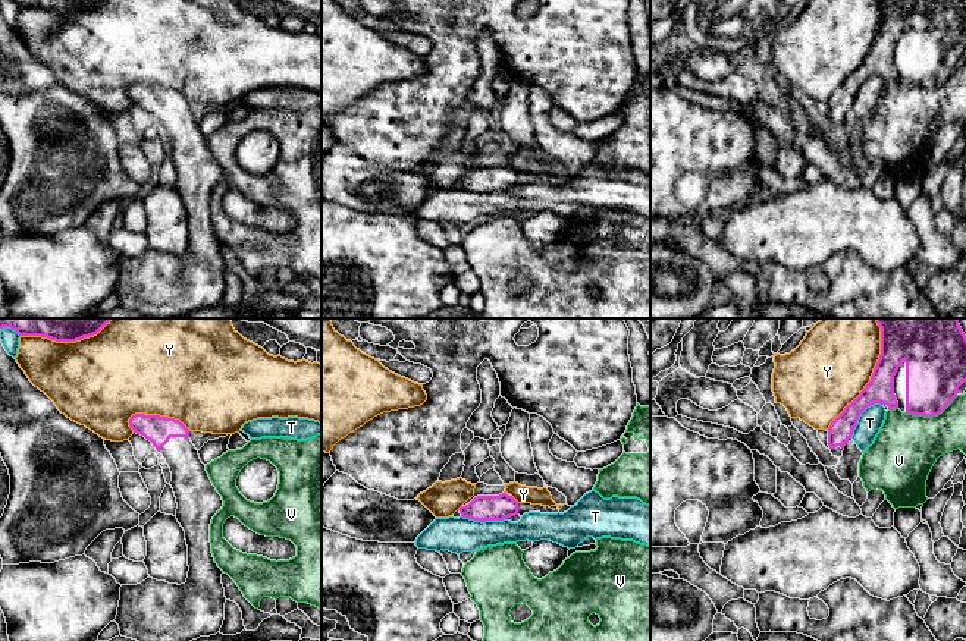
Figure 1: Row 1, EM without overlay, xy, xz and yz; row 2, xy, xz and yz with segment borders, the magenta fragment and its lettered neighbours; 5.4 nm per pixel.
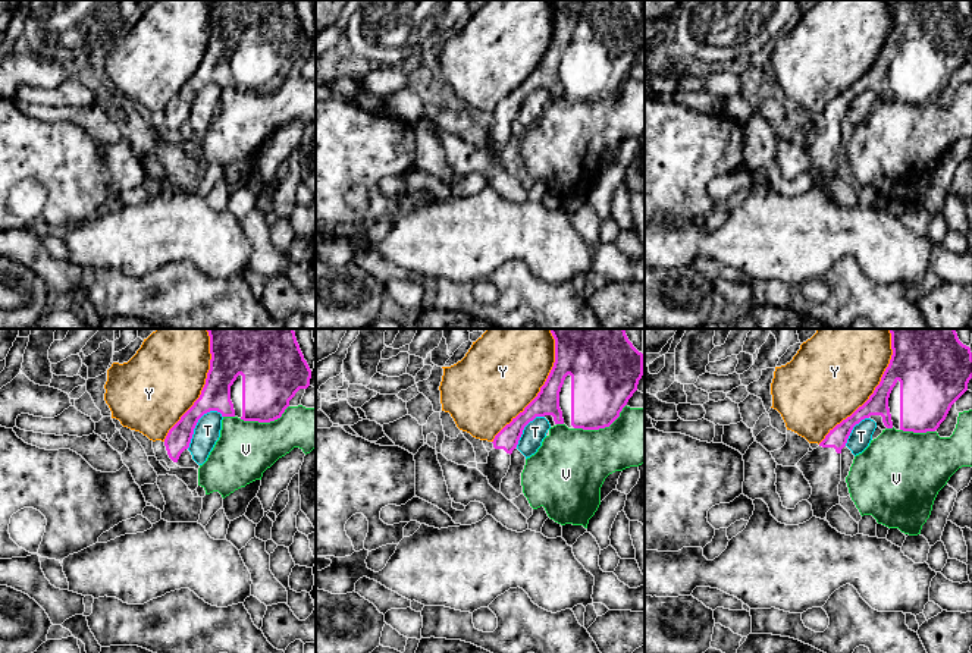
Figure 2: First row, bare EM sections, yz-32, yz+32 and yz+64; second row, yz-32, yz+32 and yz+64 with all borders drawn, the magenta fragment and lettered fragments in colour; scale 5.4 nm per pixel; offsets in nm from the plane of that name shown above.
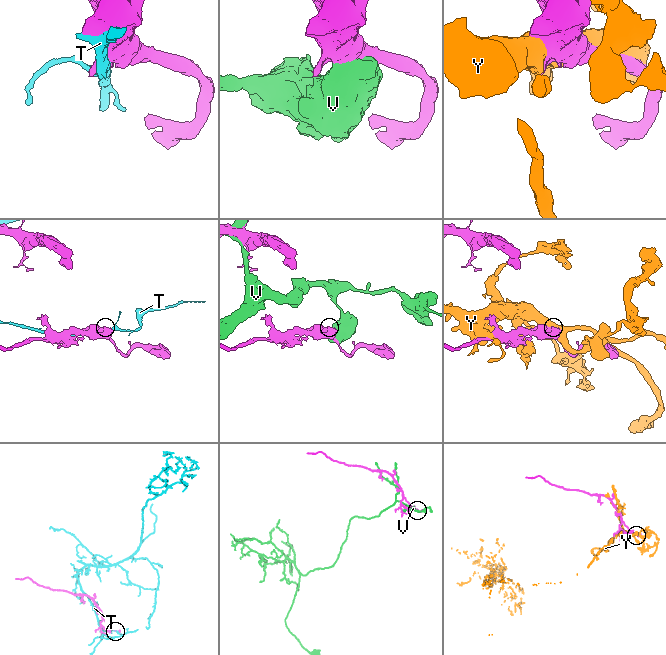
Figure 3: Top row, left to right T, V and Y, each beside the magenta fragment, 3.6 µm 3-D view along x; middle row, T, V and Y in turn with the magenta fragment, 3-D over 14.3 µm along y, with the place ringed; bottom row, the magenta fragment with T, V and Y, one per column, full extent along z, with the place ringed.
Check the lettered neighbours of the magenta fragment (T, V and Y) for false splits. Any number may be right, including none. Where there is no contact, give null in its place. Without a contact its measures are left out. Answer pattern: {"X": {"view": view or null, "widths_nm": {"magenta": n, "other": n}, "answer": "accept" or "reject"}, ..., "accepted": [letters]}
{"T": {"view": "xz", "widths_nm": {"magenta": 140, "other": 190}, "answer": "reject"}, "V": {"view": "yz", "widths_nm": {"magenta": 320, "other": 360}, "answer": "reject"}, "Y": {"view": "yz", "widths_nm": {"magenta": 240, "other": 420}, "answer": "reject"}, "accepted": []}

